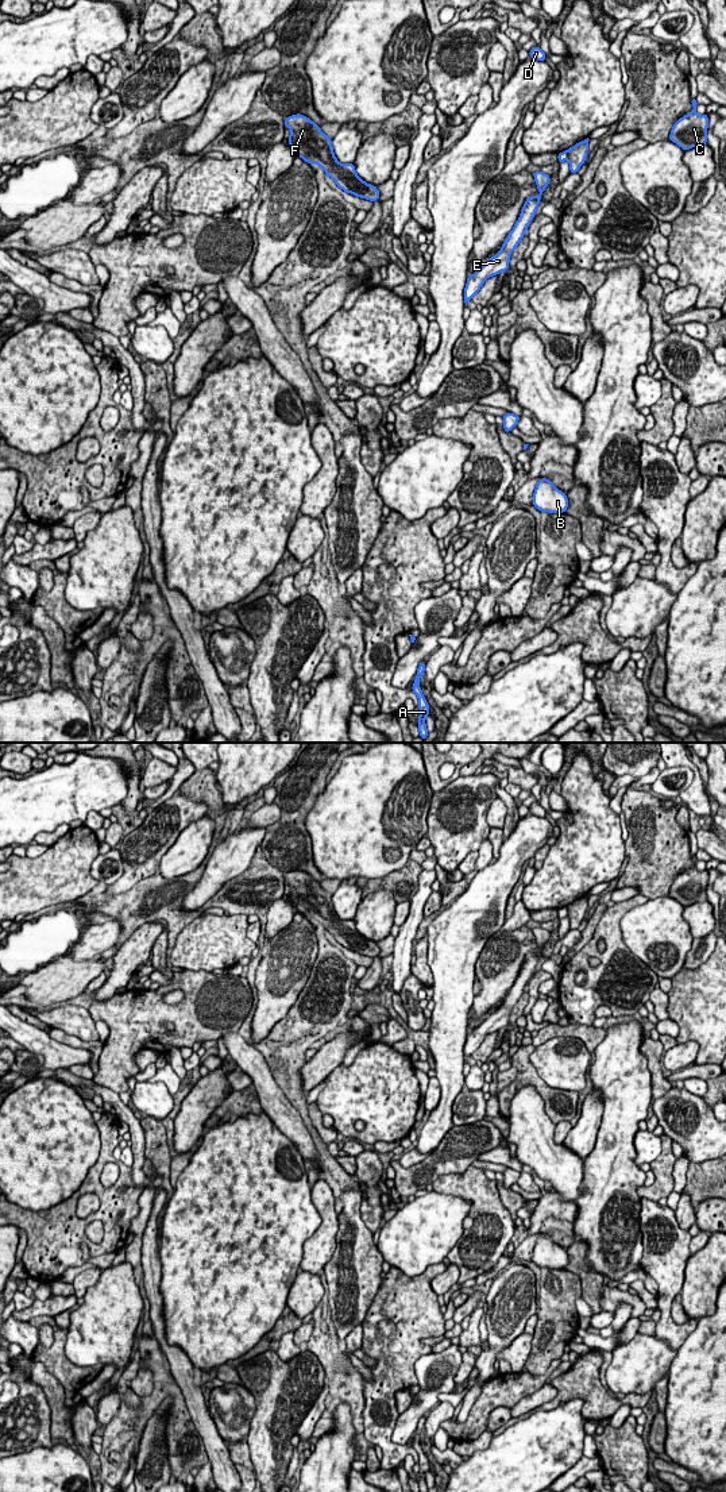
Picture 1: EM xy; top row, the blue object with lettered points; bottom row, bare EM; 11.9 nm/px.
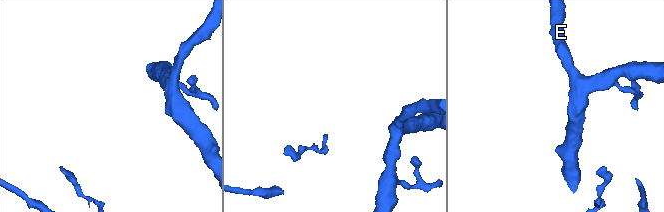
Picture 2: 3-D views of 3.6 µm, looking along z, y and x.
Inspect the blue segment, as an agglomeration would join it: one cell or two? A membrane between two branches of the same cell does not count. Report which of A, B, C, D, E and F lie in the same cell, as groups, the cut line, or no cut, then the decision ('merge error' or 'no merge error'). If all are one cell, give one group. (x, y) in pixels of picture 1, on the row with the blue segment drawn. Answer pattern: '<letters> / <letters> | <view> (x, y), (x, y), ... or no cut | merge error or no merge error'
A B D E / C F | xy (566, 151), (567, 158) | merge error

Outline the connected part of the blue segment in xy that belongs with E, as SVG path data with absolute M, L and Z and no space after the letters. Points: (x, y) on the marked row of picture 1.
M534 171L533 178L536 180L536 186L540 194L530 196L525 200L520 217L515 221L514 228L505 239L502 248L494 257L491 257L480 269L467 277L467 284L464 288L466 305L480 290L487 278L498 275L501 271L509 271L510 255L517 248L521 239L526 235L528 227L536 216L536 211L541 201L541 194L551 182L551 176L545 174L544 171Z

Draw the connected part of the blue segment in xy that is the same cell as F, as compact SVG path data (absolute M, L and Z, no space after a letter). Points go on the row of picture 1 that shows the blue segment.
M301 113L285 119L285 127L290 130L289 144L306 163L317 163L335 184L356 197L378 201L381 193L375 185L363 181L354 163L340 163L335 157L332 139L325 135L320 126Z

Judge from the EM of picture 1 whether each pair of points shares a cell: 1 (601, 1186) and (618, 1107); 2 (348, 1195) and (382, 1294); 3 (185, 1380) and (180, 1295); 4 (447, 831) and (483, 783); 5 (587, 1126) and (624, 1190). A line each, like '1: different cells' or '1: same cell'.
1: same cell
2: different cells
3: different cells
4: same cell
5: same cell

